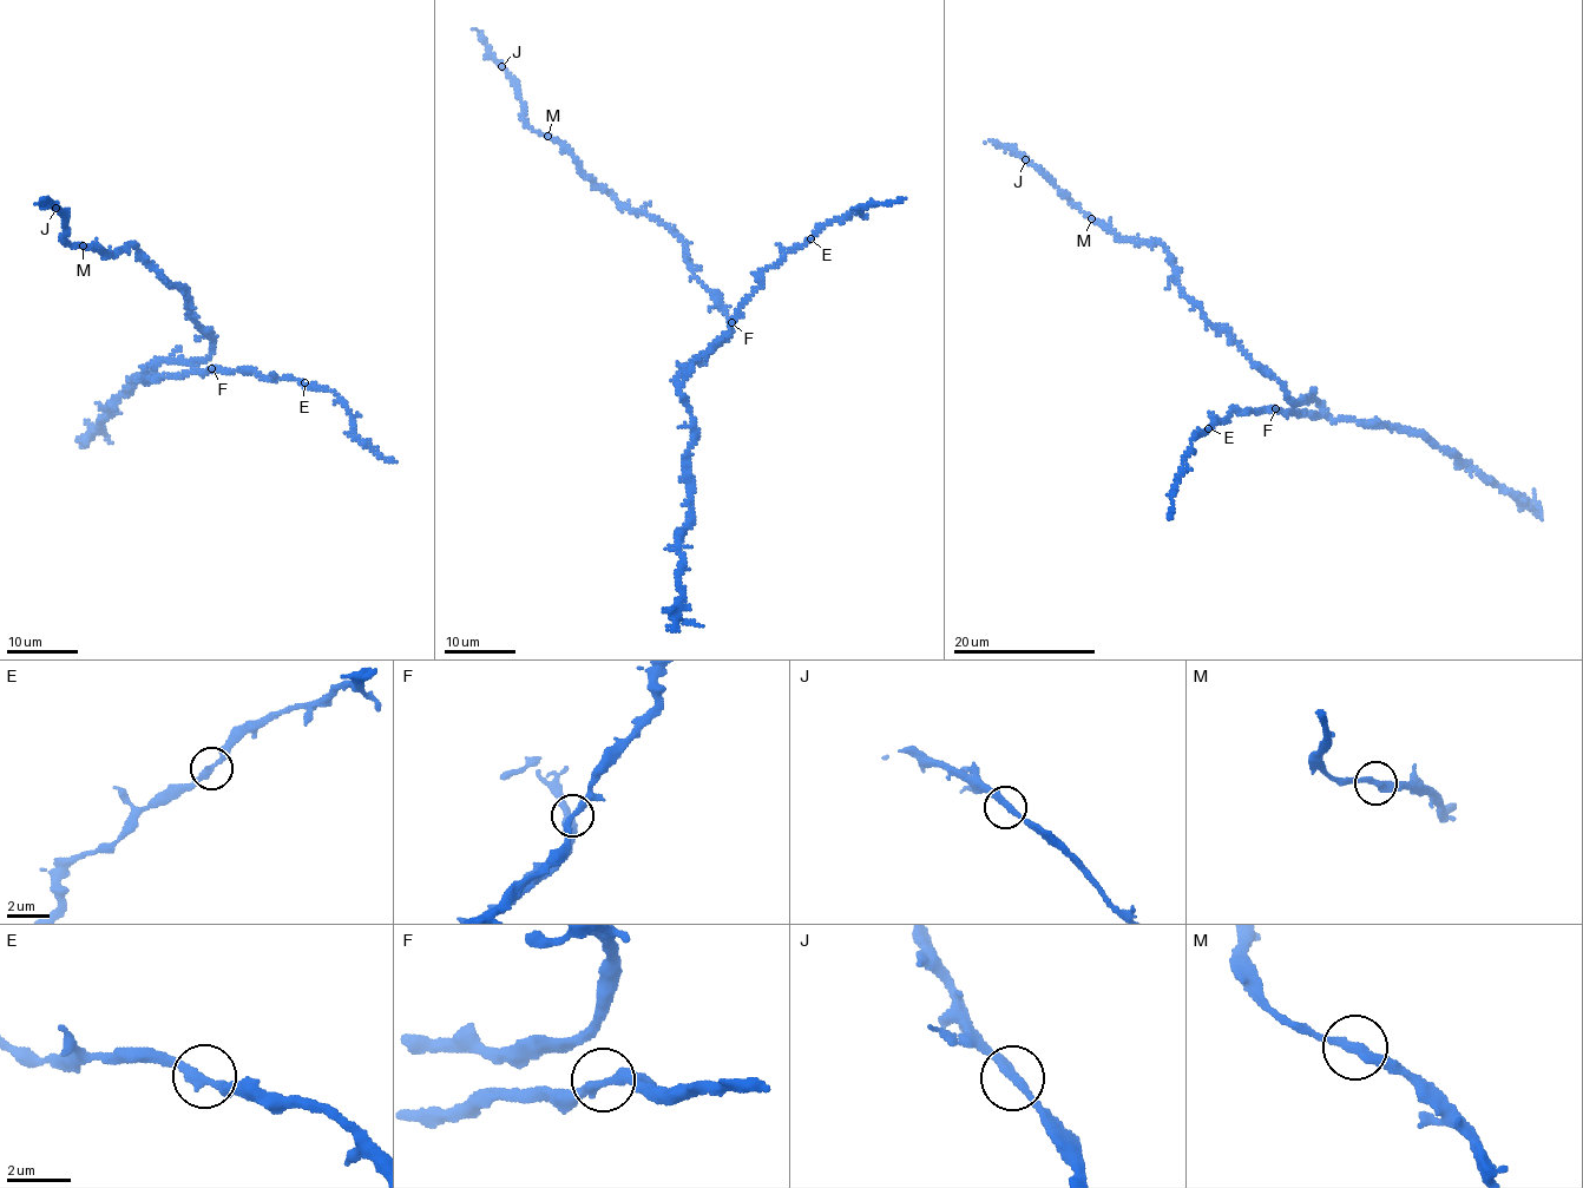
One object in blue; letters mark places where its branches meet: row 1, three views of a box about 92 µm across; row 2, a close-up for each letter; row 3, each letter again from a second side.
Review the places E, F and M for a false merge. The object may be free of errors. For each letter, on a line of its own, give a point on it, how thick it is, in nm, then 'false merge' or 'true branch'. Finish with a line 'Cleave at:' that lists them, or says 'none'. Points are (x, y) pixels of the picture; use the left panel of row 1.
E: at (304, 382); 300 nm thick; true branch
F: at (211, 368); 300 nm thick; true branch
M: at (83, 245); 300 nm thick; true branch
Cleave at: none

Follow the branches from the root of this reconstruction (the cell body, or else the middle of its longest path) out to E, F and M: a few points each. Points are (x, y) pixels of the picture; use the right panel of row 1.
E: (1282, 386), (1291, 401), (1309, 395), (1322, 408), (1320, 414), (1236, 409), (1208, 428)
F: (1282, 386), (1291, 401), (1309, 395), (1322, 412), (1299, 417), (1275, 408)
M: (1282, 386), (1183, 294), (1174, 261), (1161, 244), (1124, 241), (1091, 217)

